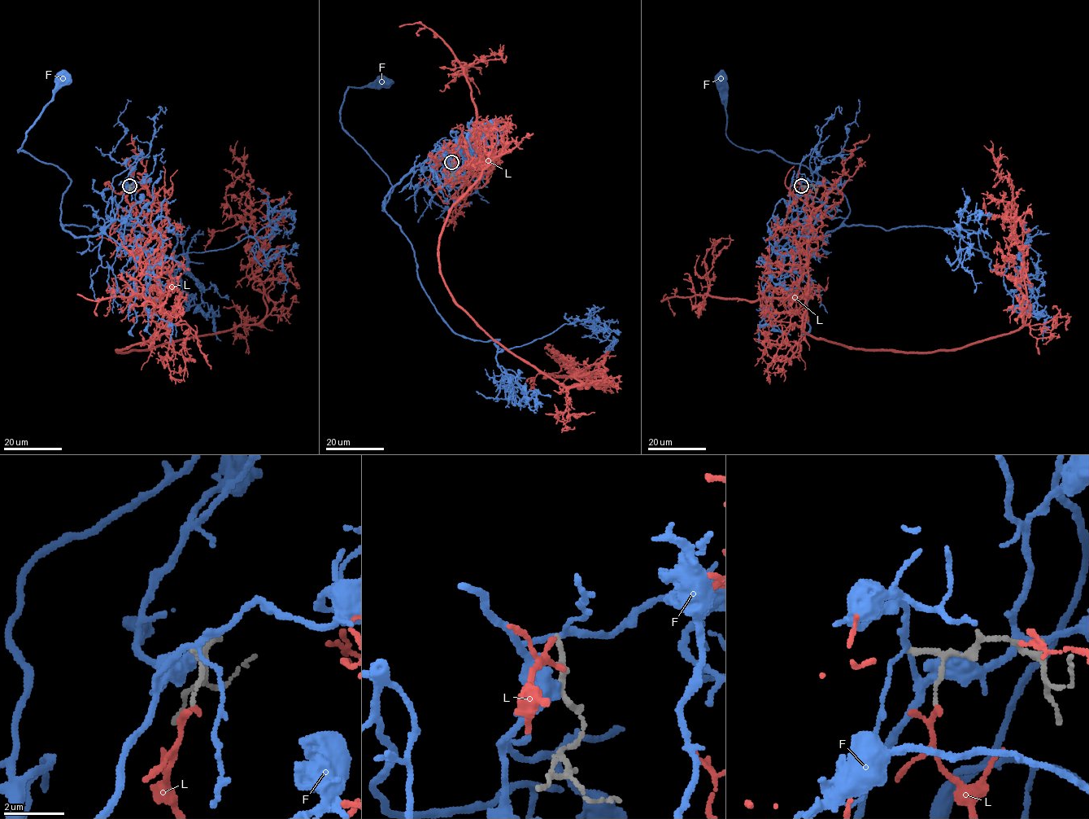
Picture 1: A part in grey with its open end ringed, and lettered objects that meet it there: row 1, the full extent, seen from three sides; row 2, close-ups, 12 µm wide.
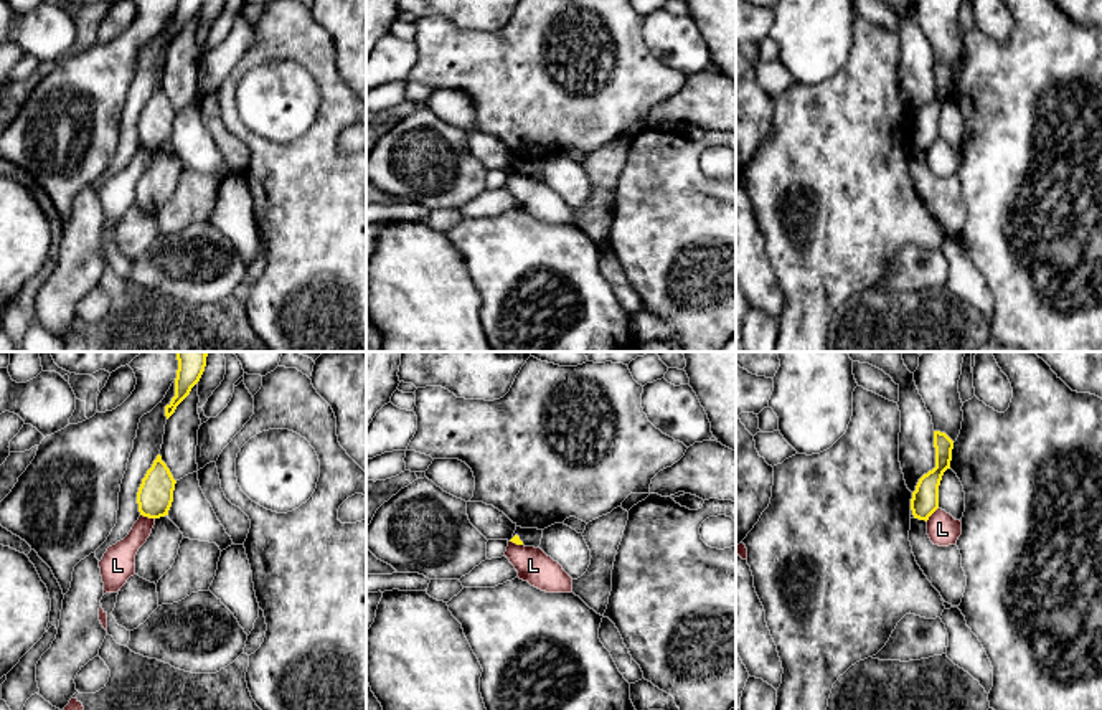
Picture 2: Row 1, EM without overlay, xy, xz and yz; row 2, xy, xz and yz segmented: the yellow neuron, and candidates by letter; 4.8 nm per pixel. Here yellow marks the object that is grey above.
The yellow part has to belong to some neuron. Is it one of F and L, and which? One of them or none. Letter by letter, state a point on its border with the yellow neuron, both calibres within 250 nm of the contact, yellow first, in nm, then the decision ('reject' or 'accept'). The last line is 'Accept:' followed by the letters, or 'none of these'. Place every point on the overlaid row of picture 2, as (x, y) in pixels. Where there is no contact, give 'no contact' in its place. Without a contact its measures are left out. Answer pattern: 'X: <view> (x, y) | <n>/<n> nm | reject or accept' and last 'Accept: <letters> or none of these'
F: no contact | reject
L: xy (147, 515) | 180/150 nm | reject
Accept: none of these

